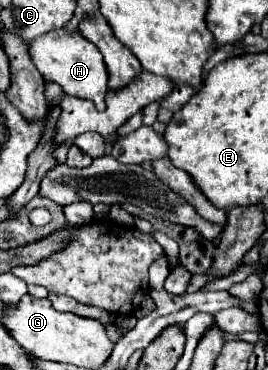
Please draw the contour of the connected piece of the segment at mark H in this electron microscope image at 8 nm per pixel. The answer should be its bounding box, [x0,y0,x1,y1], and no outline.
[30,29,108,111]

